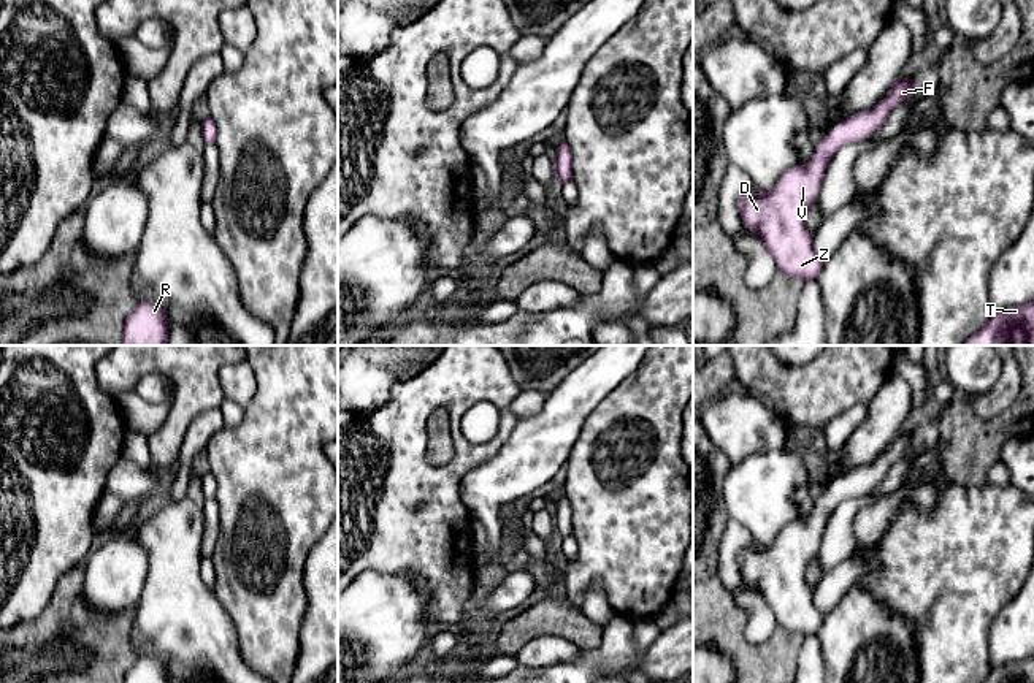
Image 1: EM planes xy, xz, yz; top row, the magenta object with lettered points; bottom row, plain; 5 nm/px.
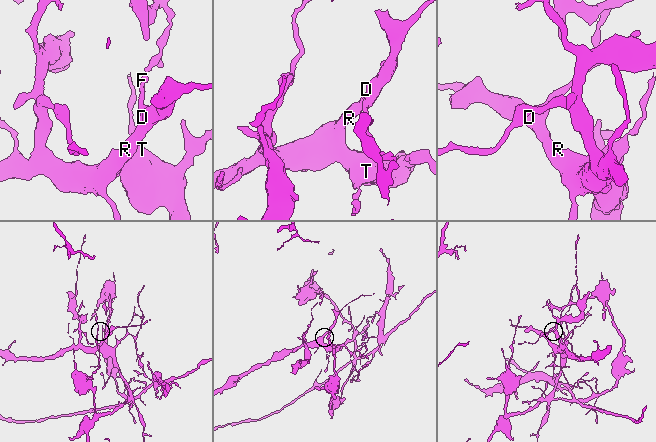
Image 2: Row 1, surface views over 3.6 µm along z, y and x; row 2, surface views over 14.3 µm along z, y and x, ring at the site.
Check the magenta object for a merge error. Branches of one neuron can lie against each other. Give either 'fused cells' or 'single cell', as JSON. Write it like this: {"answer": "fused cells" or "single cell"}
{"answer": "fused cells"}

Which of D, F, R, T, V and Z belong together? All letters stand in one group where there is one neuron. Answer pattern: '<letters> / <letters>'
D R T V Z / F

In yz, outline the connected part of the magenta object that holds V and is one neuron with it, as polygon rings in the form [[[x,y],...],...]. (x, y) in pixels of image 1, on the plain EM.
[[[852,477],[831,482],[810,515],[783,526],[772,545],[745,548],[737,555],[742,578],[761,594],[779,628],[804,639],[818,634],[823,624],[806,570],[817,556],[825,525],[845,499],[850,482]]]

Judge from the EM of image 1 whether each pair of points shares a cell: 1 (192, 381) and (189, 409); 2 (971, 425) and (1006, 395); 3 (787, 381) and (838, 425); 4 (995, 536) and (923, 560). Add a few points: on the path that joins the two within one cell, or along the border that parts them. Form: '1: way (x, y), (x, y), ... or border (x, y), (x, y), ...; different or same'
1: way (192, 387), (189, 403); same
2: border (1014, 400), (987, 419), (980, 419), (972, 409); different
3: border (865, 403), (857, 403), (834, 415), (819, 431); different
4: way (977, 549), (966, 560), (941, 560); same

